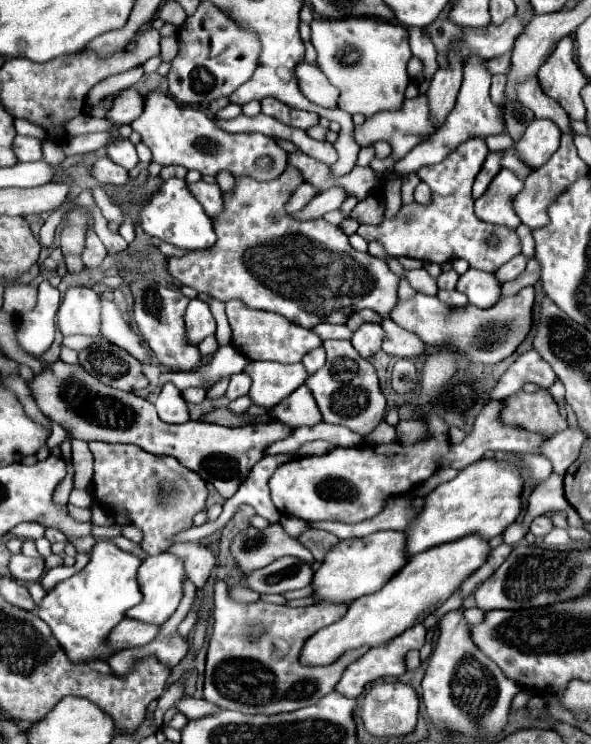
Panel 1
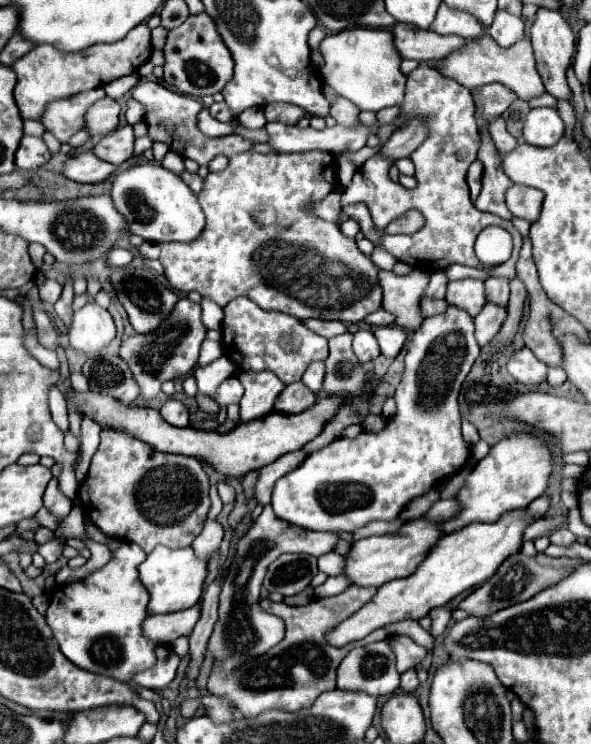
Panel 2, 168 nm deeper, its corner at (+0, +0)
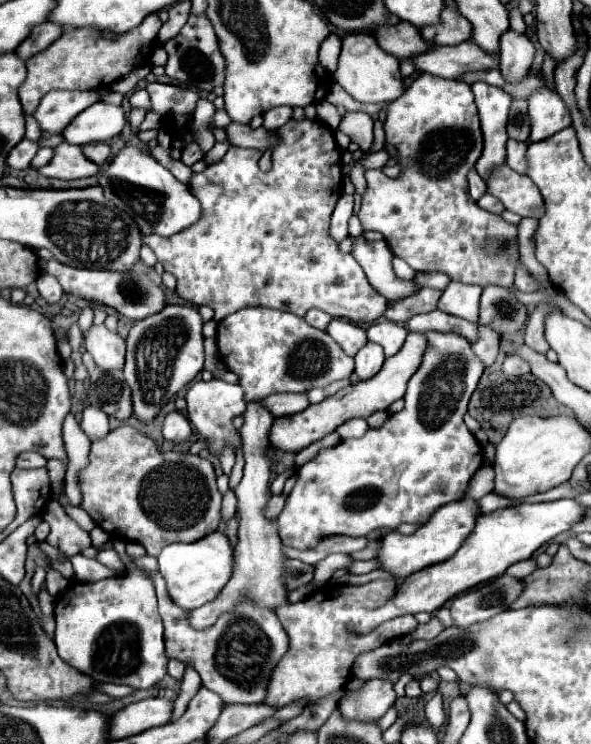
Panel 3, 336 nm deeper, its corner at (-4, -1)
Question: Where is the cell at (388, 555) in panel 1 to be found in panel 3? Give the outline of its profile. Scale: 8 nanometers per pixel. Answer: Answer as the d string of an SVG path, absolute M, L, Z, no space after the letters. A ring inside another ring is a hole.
M467 497L467 499L453 501L439 507L431 515L431 519L425 525L421 525L413 535L401 535L399 531L387 533L381 541L381 551L377 557L383 565L381 569L393 573L395 577L409 577L411 573L417 573L419 569L425 569L427 565L435 565L453 557L453 553L461 547L465 537L475 527L475 521L479 517L479 511L475 511L475 503L477 503L475 499Z

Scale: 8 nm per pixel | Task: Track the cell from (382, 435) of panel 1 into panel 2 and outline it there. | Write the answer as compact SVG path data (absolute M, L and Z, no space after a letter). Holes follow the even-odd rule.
M369 414L369 418L363 422L363 430L365 432L381 432L385 428L385 424L387 424L387 418Z

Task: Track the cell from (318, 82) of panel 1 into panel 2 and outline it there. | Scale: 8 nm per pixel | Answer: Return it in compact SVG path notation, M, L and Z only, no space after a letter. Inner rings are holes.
M335 96L331 100L331 118L335 118L337 124L353 126L357 124L357 114L359 114L359 108L353 102L349 102L347 98Z

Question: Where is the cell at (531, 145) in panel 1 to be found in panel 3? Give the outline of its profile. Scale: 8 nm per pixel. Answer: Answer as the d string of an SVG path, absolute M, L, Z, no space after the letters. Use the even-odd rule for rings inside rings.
M543 73L541 79L543 87L535 95L531 95L531 99L527 99L531 117L531 141L547 139L571 125L571 111L567 111L567 105L563 103L563 99L559 99L559 93L547 87Z

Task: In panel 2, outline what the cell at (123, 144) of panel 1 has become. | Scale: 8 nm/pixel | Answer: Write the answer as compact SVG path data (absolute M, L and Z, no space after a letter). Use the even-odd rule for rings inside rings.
M129 124L117 128L115 132L103 136L103 140L95 146L95 154L105 160L105 162L111 162L115 166L127 162L133 154L133 128Z

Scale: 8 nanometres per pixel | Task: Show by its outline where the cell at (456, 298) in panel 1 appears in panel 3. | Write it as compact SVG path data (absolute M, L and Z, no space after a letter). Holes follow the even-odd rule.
M425 333L429 345L427 345L427 351L425 351L425 357L423 357L423 363L421 367L417 369L417 373L411 377L409 385L407 385L407 393L405 393L405 409L399 411L399 413L393 413L383 427L379 429L367 429L367 433L359 439L345 439L341 441L339 445L331 447L331 449L325 449L321 451L313 461L305 463L297 473L299 473L299 479L285 503L285 509L281 511L281 515L277 517L279 521L279 535L281 535L281 541L283 545L287 547L295 547L299 551L305 551L305 549L311 549L315 547L315 543L319 543L319 539L327 537L327 535L349 535L349 537L365 537L367 533L375 531L375 529L397 529L401 523L413 523L413 525L423 525L429 521L429 517L443 505L451 503L451 501L459 501L465 497L465 491L467 491L467 485L471 481L471 477L477 473L477 469L483 465L483 449L479 445L479 441L473 437L473 433L467 429L467 425L463 423L463 415L467 413L467 403L469 403L469 397L471 393L475 391L477 383L479 383L479 377L483 373L483 365L479 363L479 359L475 359L475 353L471 349L471 343L461 337L461 335L455 335L455 333Z

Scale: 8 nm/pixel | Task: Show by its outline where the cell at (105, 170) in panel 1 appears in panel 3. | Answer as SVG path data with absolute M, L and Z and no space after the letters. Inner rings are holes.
M63 141L53 149L51 161L37 171L45 177L55 177L55 179L81 179L97 175L99 165L91 163L77 145L69 145Z

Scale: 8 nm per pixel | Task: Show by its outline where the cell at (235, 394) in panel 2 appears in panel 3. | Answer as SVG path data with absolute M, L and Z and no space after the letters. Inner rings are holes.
M199 379L189 385L185 401L187 401L187 419L191 421L195 431L201 435L201 439L205 439L209 443L209 451L213 455L219 457L225 445L229 445L233 451L237 451L241 437L233 425L233 419L237 415L243 415L243 411L245 411L245 399L243 399L243 391L239 385L231 385L221 379L211 379L211 381Z

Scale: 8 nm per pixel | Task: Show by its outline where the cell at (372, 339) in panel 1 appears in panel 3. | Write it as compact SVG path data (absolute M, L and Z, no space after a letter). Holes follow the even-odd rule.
M367 343L363 349L359 349L359 353L355 355L355 375L359 381L367 381L373 375L377 375L383 367L385 355L383 349L375 343Z

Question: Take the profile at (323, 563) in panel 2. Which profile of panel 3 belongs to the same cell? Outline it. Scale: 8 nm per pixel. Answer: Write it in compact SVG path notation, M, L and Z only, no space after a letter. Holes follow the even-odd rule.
M372 559L368 561L354 561L349 568L349 572L351 570L351 574L362 575L379 569L379 567L380 563L377 559Z

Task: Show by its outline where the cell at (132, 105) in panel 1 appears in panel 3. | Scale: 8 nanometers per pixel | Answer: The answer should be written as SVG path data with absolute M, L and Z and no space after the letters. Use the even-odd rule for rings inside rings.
M95 103L95 107L87 107L87 111L81 111L79 115L75 115L75 119L61 131L61 137L73 145L109 141L111 137L121 133L123 125L125 125L125 115L123 115L121 107L109 105L109 103Z

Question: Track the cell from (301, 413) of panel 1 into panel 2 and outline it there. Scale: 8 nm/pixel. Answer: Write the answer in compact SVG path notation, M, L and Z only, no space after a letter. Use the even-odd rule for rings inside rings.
M293 382L291 386L285 386L285 390L275 400L275 410L283 414L299 414L303 410L309 410L317 402L317 396L307 390L303 382Z

